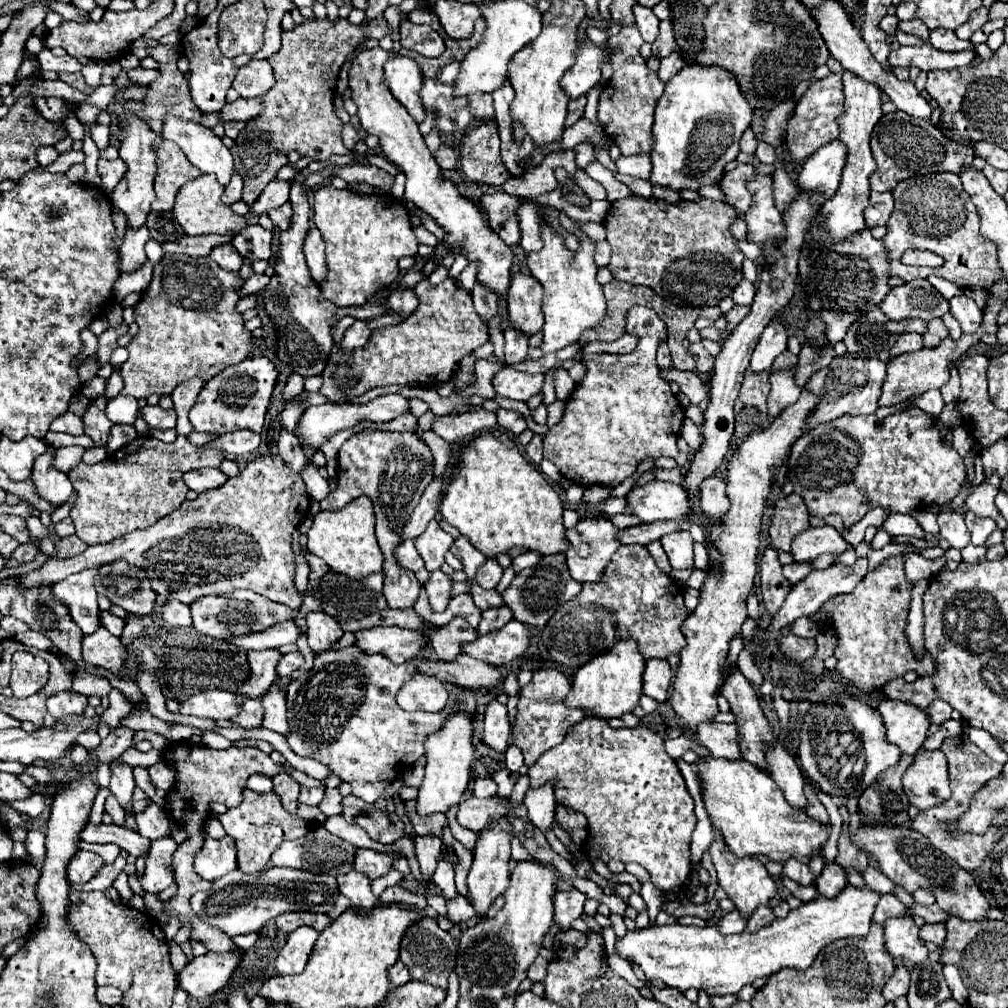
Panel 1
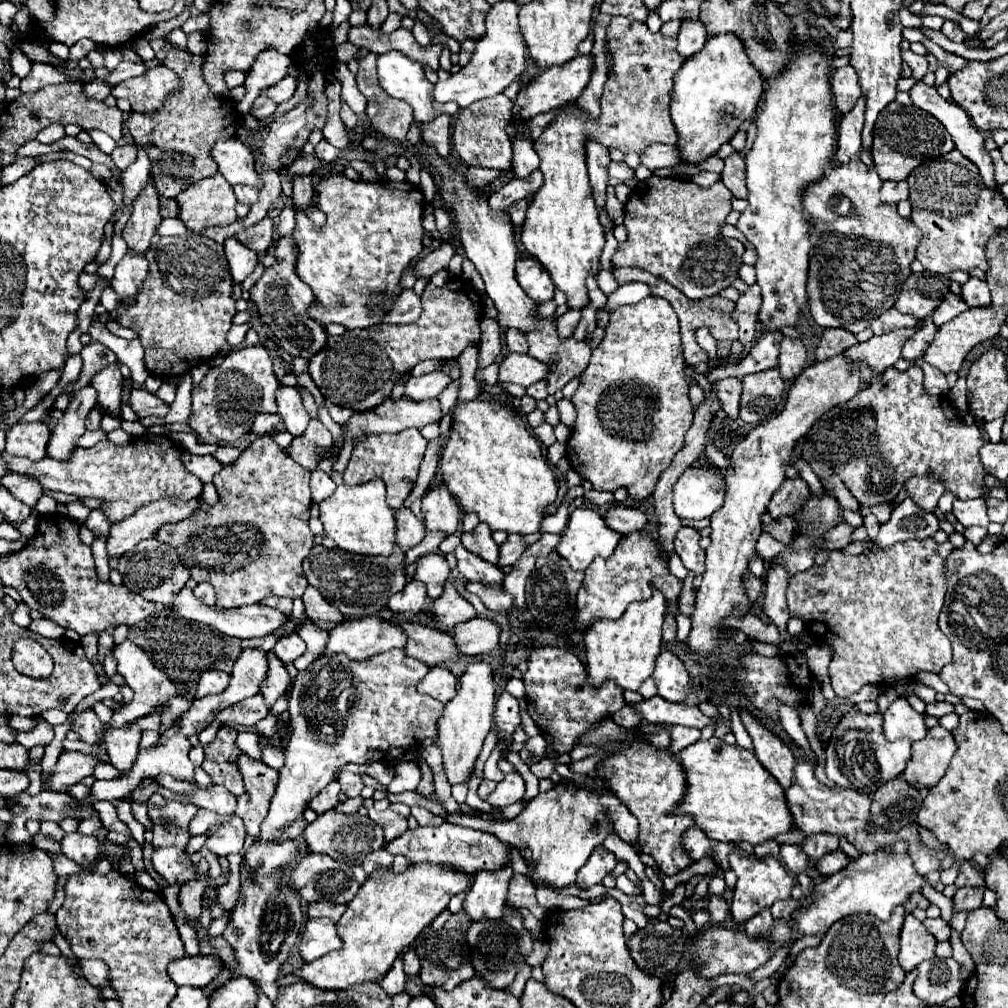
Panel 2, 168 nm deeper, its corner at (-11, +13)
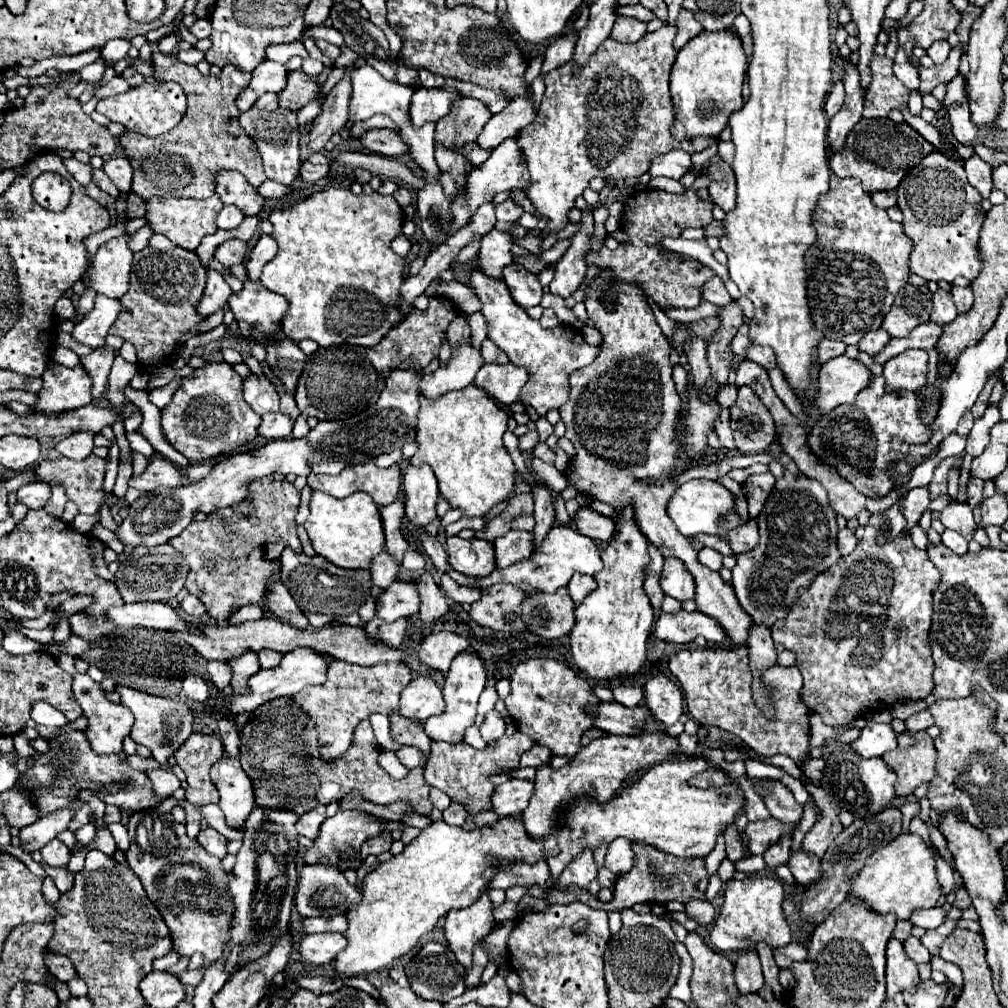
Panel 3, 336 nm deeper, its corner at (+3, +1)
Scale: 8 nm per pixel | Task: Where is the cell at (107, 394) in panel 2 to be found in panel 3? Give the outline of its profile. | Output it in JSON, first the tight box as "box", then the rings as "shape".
{"box":[82,348,114,402],"shape":[[[96,348],[90,356],[82,356],[82,366],[92,378],[92,398],[98,402],[108,392],[108,374],[114,362],[112,348]]]}

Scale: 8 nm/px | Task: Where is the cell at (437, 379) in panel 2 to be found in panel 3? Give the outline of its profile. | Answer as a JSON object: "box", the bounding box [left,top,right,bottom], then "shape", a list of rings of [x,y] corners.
{"box":[418,340,484,400],"shape":[[[462,340],[460,348],[452,352],[452,360],[446,368],[438,368],[436,372],[422,376],[418,394],[428,400],[436,400],[450,390],[460,390],[474,382],[482,364],[484,360],[480,358],[480,352],[470,346],[470,340]]]}

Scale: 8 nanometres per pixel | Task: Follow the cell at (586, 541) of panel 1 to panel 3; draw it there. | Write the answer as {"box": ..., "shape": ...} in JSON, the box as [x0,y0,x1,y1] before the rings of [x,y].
{"box":[500,526,602,592],"shape":[[[554,526],[540,544],[540,550],[536,550],[532,558],[500,570],[500,580],[518,586],[524,592],[534,592],[534,590],[556,592],[560,586],[568,584],[574,572],[598,574],[600,570],[602,570],[600,550],[588,536],[582,536],[578,530],[572,530],[570,526]]]}

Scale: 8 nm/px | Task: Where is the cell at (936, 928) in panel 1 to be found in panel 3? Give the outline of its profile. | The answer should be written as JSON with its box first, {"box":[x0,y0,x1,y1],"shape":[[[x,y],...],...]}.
{"box":[904,936,930,964],"shape":[[[908,936],[908,938],[904,940],[904,950],[906,950],[908,958],[912,958],[912,960],[918,962],[918,964],[930,962],[930,952],[928,952],[928,948],[926,948],[918,938],[914,938],[914,936]]]}

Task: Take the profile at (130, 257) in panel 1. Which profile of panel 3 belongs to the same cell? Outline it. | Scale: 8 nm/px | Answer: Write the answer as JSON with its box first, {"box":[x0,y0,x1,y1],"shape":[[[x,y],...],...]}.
{"box":[72,294,122,348],"shape":[[[98,294],[96,302],[94,302],[94,310],[90,314],[86,314],[80,320],[80,324],[74,326],[72,336],[82,344],[100,348],[104,344],[108,328],[114,324],[120,310],[122,310],[122,302],[118,298]]]}

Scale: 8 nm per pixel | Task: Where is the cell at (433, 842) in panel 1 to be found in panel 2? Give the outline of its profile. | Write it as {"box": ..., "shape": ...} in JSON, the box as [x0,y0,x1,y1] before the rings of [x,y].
{"box":[412,806,444,826],"shape":[[[418,806],[412,808],[412,816],[418,820],[420,826],[440,826],[444,822],[440,816],[434,816],[426,808],[418,808]]]}

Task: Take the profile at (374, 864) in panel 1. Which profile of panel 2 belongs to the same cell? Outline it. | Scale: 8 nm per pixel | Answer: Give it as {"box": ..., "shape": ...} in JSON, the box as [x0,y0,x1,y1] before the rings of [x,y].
{"box":[384,822,510,874],"shape":[[[444,822],[438,828],[422,828],[406,830],[400,838],[388,842],[384,846],[390,854],[402,854],[408,862],[432,862],[432,864],[448,864],[458,870],[466,870],[468,874],[476,874],[478,870],[500,870],[502,866],[510,864],[510,844],[498,840],[492,834],[478,832],[472,828],[462,828]]]}

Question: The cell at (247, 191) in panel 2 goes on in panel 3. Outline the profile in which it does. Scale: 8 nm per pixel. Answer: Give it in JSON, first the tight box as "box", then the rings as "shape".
{"box":[218,206,244,230],"shape":[[[224,206],[222,212],[218,214],[218,228],[224,228],[224,230],[230,230],[230,228],[236,228],[240,222],[244,220],[244,212],[240,212],[236,206]]]}

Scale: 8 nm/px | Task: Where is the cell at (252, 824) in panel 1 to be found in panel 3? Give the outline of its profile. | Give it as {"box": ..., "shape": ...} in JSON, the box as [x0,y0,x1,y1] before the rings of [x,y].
{"box":[210,756,256,830],"shape":[[[224,756],[212,766],[210,778],[220,792],[218,806],[222,808],[226,822],[238,830],[244,828],[250,810],[256,806],[256,794],[242,764],[230,756]]]}

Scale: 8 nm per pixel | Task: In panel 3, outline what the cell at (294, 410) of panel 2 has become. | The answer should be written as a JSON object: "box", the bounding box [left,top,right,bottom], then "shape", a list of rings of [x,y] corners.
{"box":[244,376,280,416],"shape":[[[250,376],[244,380],[244,400],[260,416],[280,410],[280,396],[268,378]]]}

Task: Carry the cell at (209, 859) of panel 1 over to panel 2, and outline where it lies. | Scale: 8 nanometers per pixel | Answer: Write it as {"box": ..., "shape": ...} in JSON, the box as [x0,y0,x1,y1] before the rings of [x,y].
{"box":[206,816,246,856],"shape":[[[232,816],[228,822],[220,824],[216,832],[208,834],[206,846],[216,856],[228,856],[228,854],[234,854],[234,852],[242,850],[244,836],[246,836],[246,830],[244,830],[242,820],[238,816]]]}

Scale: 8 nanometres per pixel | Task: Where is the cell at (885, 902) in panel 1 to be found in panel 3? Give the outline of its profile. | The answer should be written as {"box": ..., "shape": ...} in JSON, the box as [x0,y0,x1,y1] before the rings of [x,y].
{"box":[910,906,946,928],"shape":[[[934,906],[928,910],[914,910],[910,916],[910,922],[922,928],[938,928],[944,922],[944,916],[946,912],[940,906]]]}

